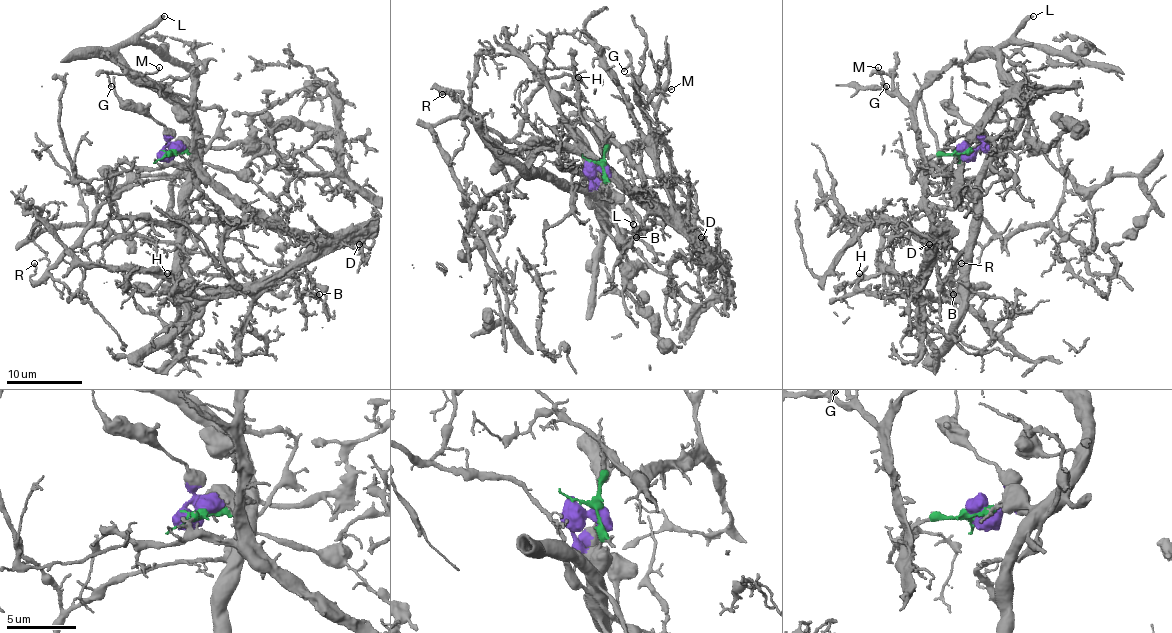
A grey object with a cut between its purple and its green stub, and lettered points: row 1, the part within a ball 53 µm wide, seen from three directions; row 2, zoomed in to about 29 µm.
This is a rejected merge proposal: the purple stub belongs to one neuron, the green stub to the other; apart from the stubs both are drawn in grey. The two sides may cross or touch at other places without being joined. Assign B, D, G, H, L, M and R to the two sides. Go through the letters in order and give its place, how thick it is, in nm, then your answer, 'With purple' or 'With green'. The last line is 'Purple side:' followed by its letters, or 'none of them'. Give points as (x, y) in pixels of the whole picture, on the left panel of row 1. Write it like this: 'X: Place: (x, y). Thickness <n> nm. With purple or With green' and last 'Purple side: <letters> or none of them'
B: Place: (319, 294). Thickness 110 nm. With green
D: Place: (359, 244). Thickness 120 nm. With green
G: Place: (111, 86). Thickness 140 nm. With green
H: Place: (167, 273). Thickness 160 nm. With green
L: Place: (164, 16). Thickness 280 nm. With purple
M: Place: (159, 67). Thickness 120 nm. With green
R: Place: (34, 263). Thickness 140 nm. With purple
Purple side: L, R

